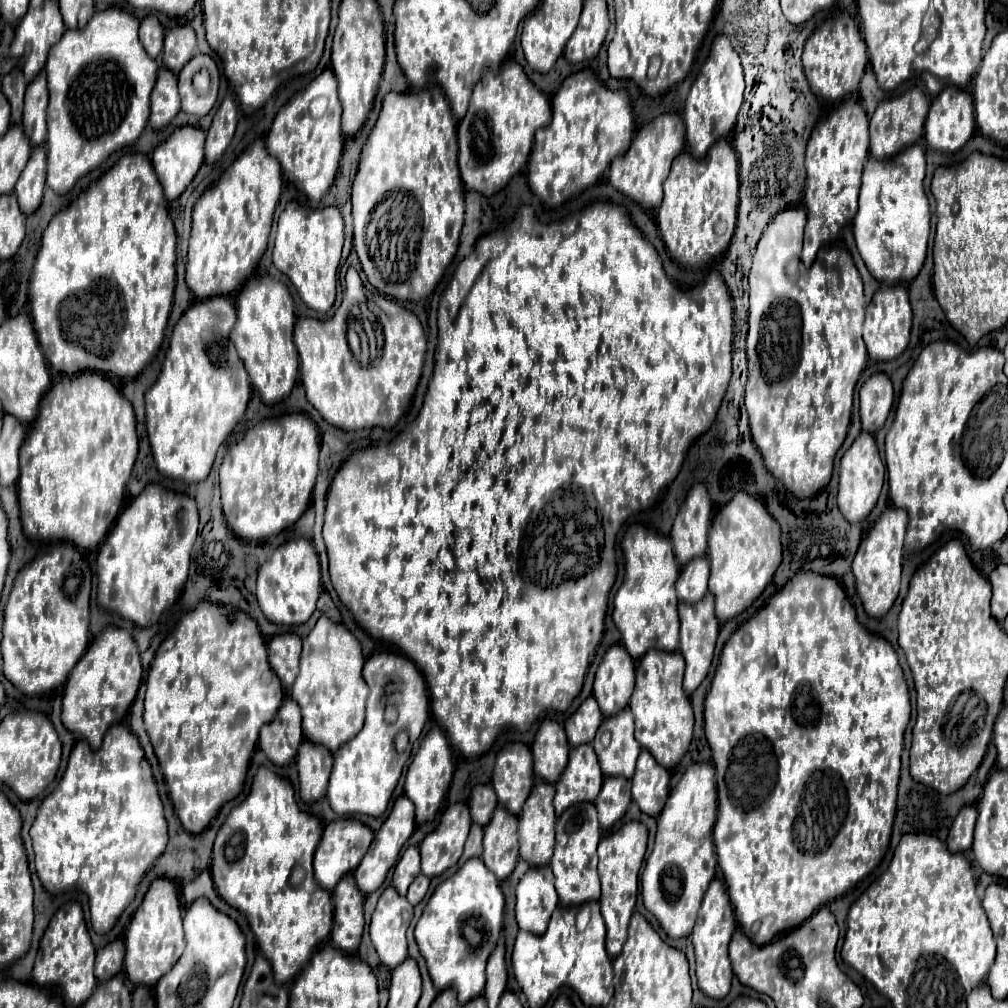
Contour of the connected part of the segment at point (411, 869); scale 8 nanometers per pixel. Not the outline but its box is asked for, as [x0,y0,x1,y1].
[393,846,419,894]

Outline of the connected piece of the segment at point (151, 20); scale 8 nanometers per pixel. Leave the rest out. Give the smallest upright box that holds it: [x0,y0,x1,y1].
[139,16,165,58]

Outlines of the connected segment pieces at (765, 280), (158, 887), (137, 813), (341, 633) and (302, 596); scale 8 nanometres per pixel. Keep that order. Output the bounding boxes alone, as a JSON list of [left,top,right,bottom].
[[745,206,867,498],[125,876,185,986],[31,726,167,934],[291,616,369,752],[257,538,321,624]]

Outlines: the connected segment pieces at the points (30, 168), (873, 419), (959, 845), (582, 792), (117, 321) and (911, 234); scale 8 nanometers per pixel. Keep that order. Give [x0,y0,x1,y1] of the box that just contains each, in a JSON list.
[[15,146,47,214],[859,372,893,430],[947,804,977,852],[555,744,603,814],[29,154,176,378],[853,144,931,284]]

